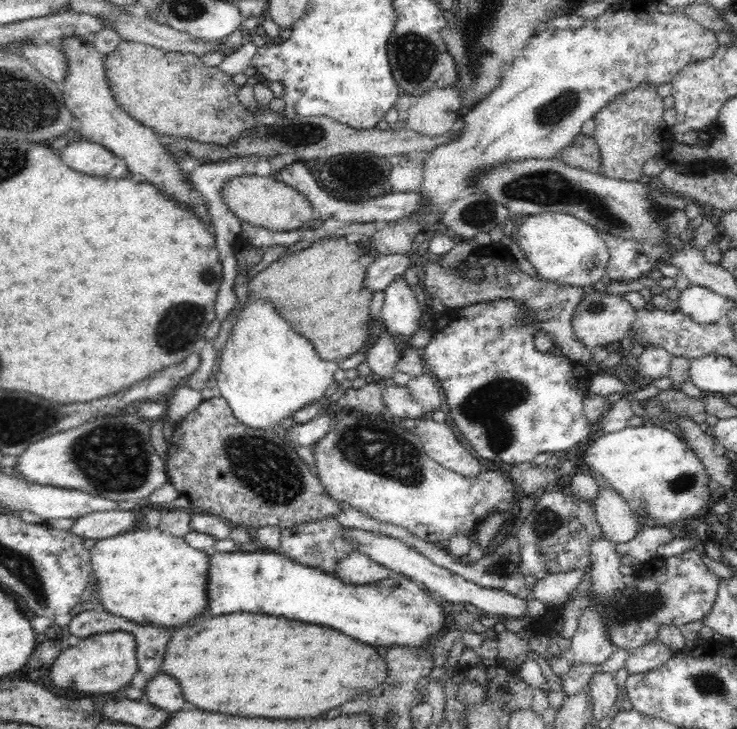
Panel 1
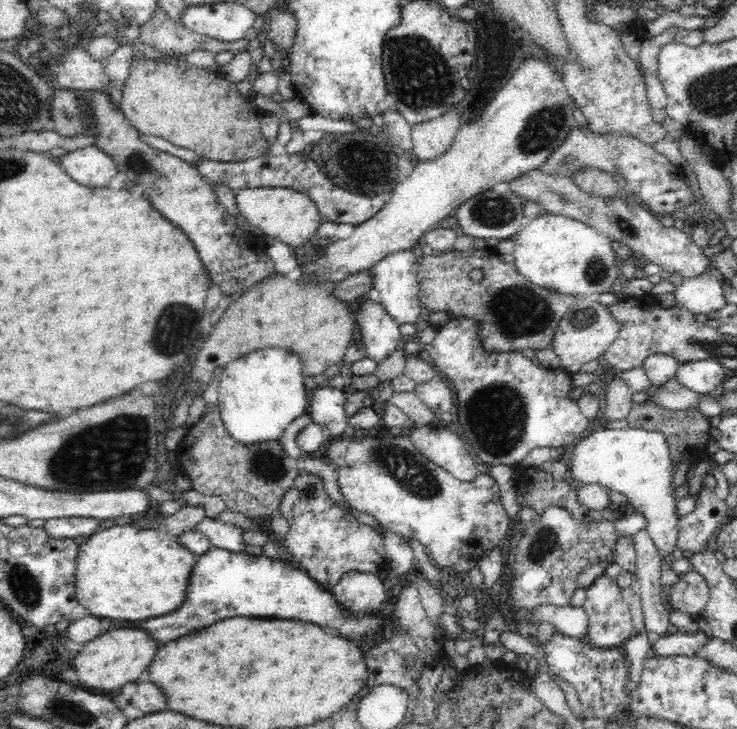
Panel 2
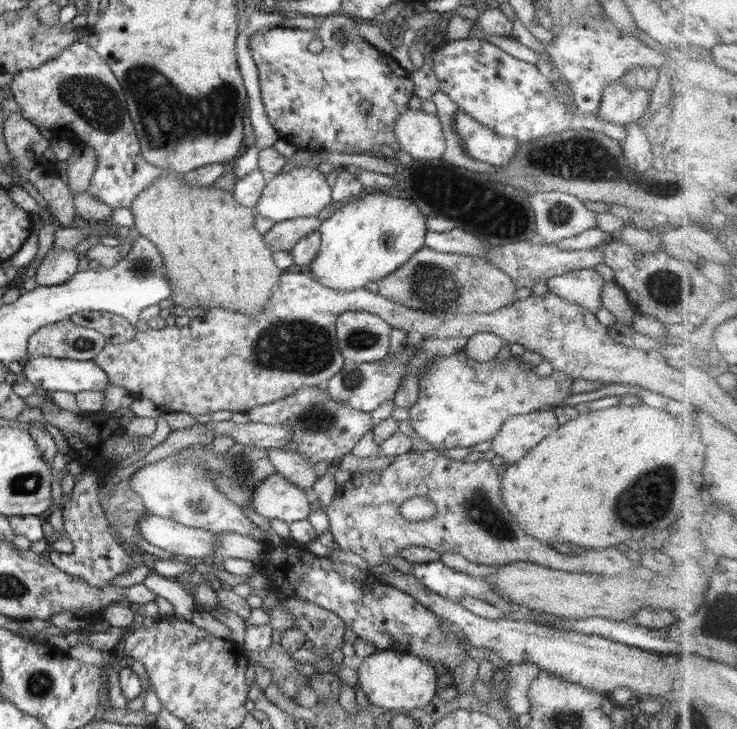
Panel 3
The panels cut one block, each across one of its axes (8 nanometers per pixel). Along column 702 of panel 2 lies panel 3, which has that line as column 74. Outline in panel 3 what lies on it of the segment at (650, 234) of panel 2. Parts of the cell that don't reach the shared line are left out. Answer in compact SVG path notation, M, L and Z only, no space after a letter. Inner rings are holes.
M52 248L44 257L34 278L38 286L62 285L78 272L80 256L73 250Z

